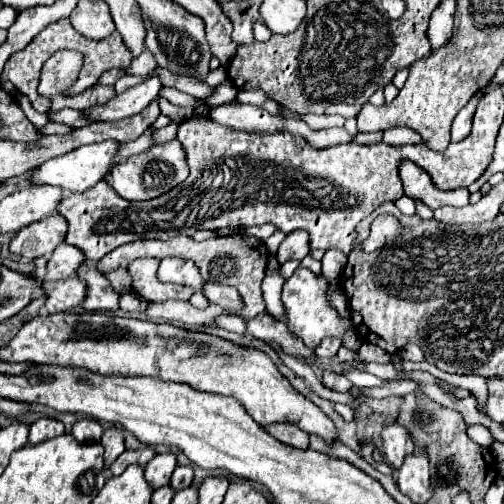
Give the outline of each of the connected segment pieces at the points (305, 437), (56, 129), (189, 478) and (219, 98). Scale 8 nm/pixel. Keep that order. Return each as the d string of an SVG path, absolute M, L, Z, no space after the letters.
M271 424L265 428L273 438L277 438L279 442L293 446L293 448L301 448L307 450L309 448L309 434L301 432L297 426L293 424Z
M49 122L43 128L39 130L43 135L65 135L71 133L73 128L67 126L66 124Z
M177 466L171 476L171 488L177 492L183 488L189 488L191 482L193 482L193 468L191 466Z
M225 80L223 84L215 86L215 90L211 92L211 96L205 96L205 98L201 98L201 100L207 102L209 108L213 108L215 104L227 104L227 102L233 102L235 96L237 96L235 84L233 84L231 80Z

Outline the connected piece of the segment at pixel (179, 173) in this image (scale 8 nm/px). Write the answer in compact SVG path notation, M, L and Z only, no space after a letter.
M171 140L167 144L153 146L137 156L131 156L127 162L117 164L111 170L111 186L113 190L129 200L129 202L143 202L143 200L153 200L157 196L163 196L177 184L181 184L189 176L189 166L185 160L185 152L177 140Z

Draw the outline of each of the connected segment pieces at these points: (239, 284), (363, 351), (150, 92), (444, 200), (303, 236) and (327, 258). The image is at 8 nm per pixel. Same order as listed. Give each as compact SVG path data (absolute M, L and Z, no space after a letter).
M233 234L233 236L215 236L215 238L207 238L203 242L195 242L193 238L187 236L175 236L173 240L137 240L133 244L123 244L119 248L115 248L113 252L109 252L109 256L103 256L101 262L97 264L97 270L101 270L103 274L113 272L117 268L127 268L133 260L137 258L145 258L145 256L153 256L153 258L165 258L165 256L179 256L179 258L189 258L197 264L201 278L205 282L215 282L215 284L227 284L237 288L241 300L243 300L243 308L241 312L235 312L235 316L241 316L245 320L255 318L257 314L265 312L265 300L261 294L261 282L267 270L267 258L269 252L265 248L265 244L249 234Z
M364 342L358 349L357 353L359 358L365 362L386 364L390 361L389 353L369 342Z
M149 78L143 84L137 84L129 90L125 90L123 94L117 94L115 98L111 98L105 104L97 104L93 108L83 110L83 116L89 122L115 122L115 120L129 118L129 116L141 112L151 100L155 100L161 88L163 86L161 86L159 78Z
M401 164L401 180L405 186L405 196L409 196L411 200L419 200L425 206L429 206L431 210L441 208L441 206L467 206L469 204L469 190L467 188L459 188L459 190L439 190L431 184L429 176L425 174L425 170L421 170L417 164Z
M289 232L281 242L277 260L285 264L287 260L303 260L309 254L309 234L307 232Z
M329 248L321 258L321 274L325 274L329 282L335 282L339 280L345 264L347 264L347 256L337 248Z

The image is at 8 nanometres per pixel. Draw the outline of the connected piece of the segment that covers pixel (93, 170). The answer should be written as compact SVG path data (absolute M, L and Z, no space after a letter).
M107 140L101 144L81 146L73 152L67 152L63 156L47 160L39 168L35 168L31 174L31 182L35 186L41 186L41 184L59 186L61 190L67 190L67 192L85 192L87 188L93 188L99 180L103 180L103 176L111 168L111 162L113 162L113 156L117 150L119 150L119 142L113 142L113 140Z

